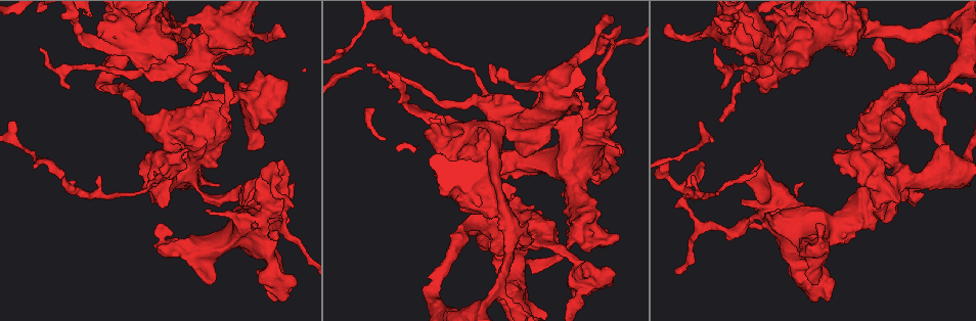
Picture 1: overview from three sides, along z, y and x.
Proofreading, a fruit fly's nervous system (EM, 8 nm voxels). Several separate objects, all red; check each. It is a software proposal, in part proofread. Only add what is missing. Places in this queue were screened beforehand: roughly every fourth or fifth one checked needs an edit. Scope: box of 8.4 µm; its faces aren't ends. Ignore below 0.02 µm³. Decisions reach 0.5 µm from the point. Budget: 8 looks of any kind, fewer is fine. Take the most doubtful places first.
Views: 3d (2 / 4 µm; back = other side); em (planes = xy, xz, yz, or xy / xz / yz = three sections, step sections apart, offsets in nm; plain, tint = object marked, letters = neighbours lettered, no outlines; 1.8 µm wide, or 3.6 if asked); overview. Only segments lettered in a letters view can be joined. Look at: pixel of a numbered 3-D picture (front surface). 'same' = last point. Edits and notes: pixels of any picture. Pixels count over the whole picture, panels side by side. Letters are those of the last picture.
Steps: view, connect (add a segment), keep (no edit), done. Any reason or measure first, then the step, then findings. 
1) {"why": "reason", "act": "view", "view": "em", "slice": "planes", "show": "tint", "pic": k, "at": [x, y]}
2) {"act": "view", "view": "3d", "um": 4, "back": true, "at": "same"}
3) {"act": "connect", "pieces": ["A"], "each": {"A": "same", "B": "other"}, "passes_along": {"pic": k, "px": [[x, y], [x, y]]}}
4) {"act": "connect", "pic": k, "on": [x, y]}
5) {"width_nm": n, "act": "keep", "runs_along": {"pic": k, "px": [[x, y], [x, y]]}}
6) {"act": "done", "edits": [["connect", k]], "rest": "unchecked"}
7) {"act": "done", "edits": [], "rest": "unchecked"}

{"why": "thick turns thin", "act": "view", "view": "em", "um": 3.6, "slice": "xy", "step": 4, "show": "letters", "pic": 1, "at": [549, 246]}

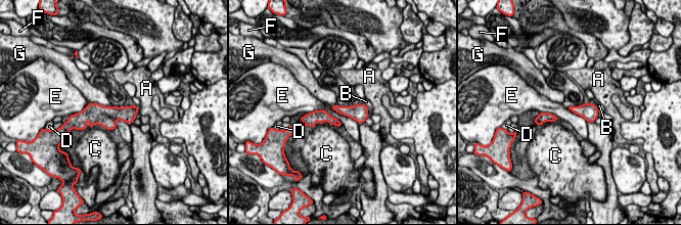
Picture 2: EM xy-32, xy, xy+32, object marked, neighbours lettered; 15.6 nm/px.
{"act": "view", "view": "em", "um": 3.6, "slice": "planes", "show": "letters", "at": "same"}

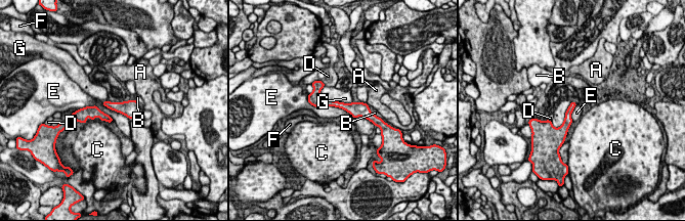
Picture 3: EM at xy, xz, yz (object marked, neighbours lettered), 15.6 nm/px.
{"width_nm": 100, "act": "keep", "each": {"A": "other", "B": "other", "C": "other", "D": "other", "E": "other", "F": "other", "G": "other"}, "border": {"pic": 3, "px": [[308, 101], [342, 107], [354, 119]]}, "found": "none of them fits"}

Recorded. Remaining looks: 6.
{"why": "an open end", "act": "view", "view": "3d", "um": 4, "pic": 1, "at": [756, 173]}

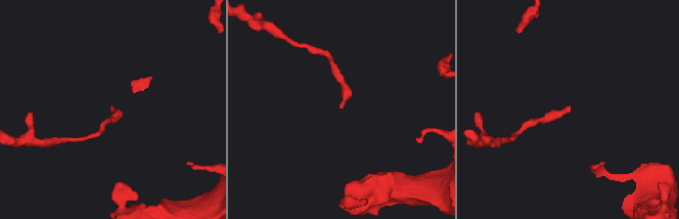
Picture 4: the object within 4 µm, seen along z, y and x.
{"act": "view", "view": "em", "slice": "xy", "step": 4, "show": "letters", "pic": 4, "at": [342, 105]}

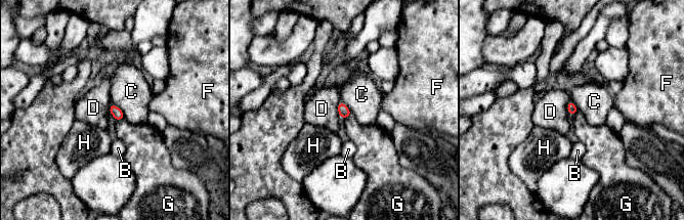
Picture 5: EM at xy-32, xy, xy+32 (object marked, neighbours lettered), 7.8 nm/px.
{"why": "cut it another way", "act": "view", "view": "em", "slice": "planes", "show": "letters", "at": "same"}

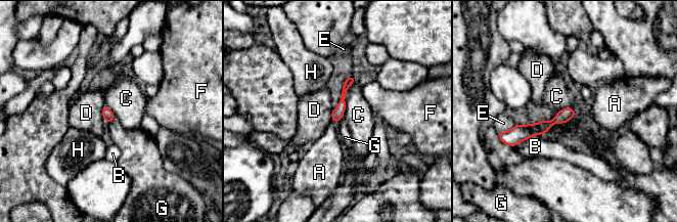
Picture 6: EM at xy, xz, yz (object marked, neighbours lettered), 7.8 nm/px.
{"act": "connect", "pic": 6, "on": [326, 151], "each": {"A": "same", "B": "other", "C": "other", "D": "other", "E": "other", "F": "other", "G": "other", "H": "other"}, "found": "it goes on there"}

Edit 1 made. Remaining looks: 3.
{"act": "view", "view": "overview"}

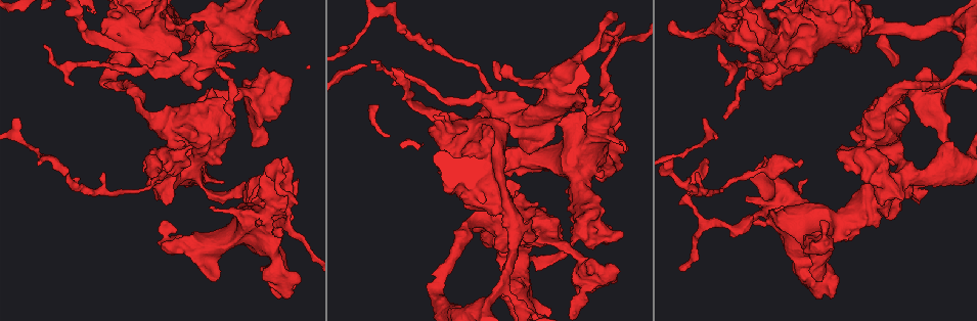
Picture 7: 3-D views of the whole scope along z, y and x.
{"why": "tapers out", "act": "view", "view": "3d", "um": 4, "back": true, "pic": 7, "at": [605, 15]}

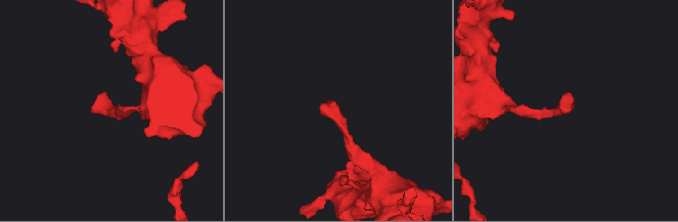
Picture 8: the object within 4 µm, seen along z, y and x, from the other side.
{"why": "shape alone is not enough", "act": "view", "view": "em", "slice": "planes", "show": "letters", "pic": 8, "at": [335, 107]}

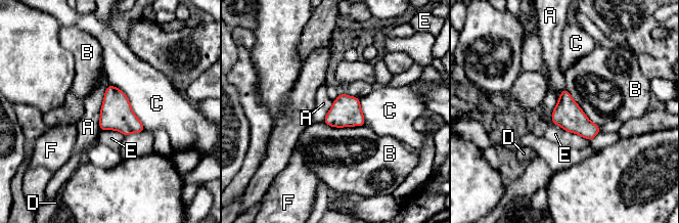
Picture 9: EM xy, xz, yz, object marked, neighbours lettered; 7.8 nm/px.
{"width_nm": 220, "act": "keep", "each": {"A": "other", "B": "other", "C": "other", "D": "other", "E": "other", "F": "other"}, "found": "no lettered segment goes on from it"}

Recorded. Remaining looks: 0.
{"act": "done", "edits": [["connect", 6]], "rest": "unchecked"}

